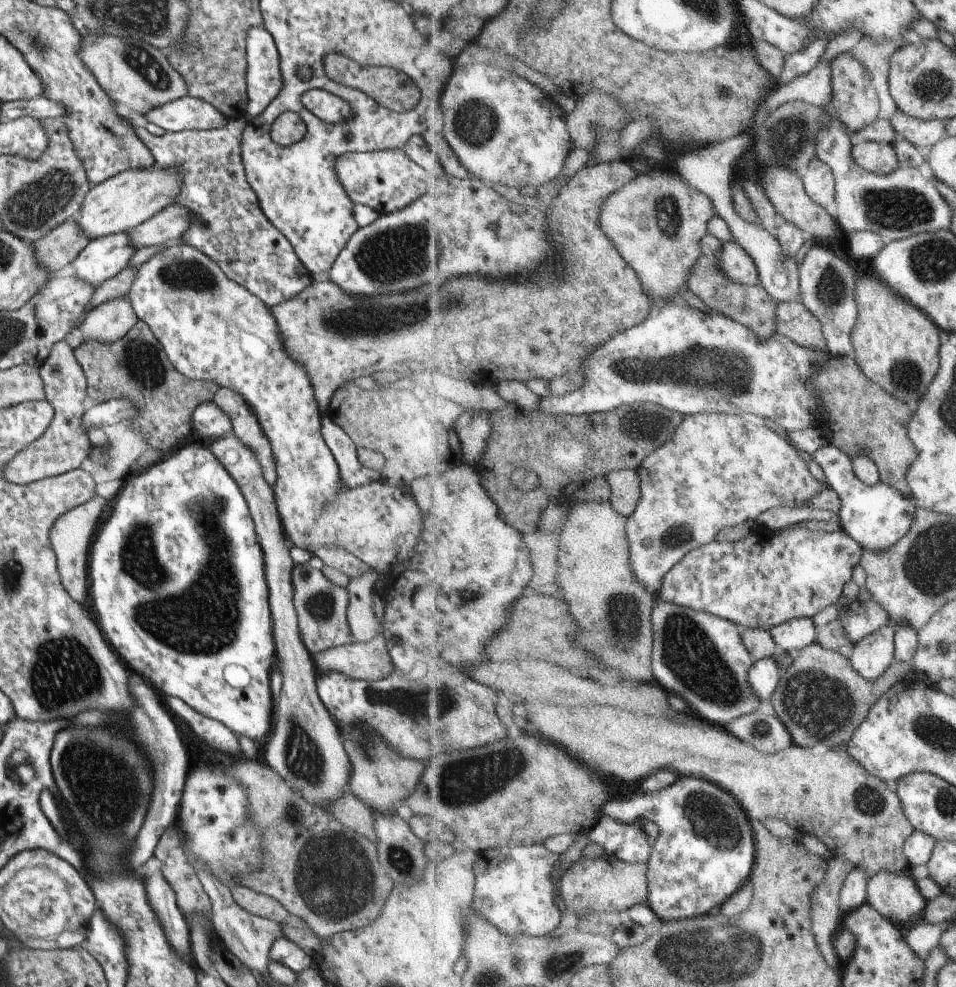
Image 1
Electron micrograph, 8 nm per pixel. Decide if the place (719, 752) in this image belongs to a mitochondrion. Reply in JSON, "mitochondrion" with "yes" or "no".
{"mitochondrion":"no"}

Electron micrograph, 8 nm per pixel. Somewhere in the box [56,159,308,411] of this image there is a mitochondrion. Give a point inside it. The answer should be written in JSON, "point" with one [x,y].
{"point":[141,362]}

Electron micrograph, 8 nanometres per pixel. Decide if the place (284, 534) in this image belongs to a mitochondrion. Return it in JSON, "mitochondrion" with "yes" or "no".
{"mitochondrion":"no"}

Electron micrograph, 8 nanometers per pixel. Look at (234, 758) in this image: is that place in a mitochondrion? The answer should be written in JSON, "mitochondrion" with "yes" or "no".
{"mitochondrion":"no"}

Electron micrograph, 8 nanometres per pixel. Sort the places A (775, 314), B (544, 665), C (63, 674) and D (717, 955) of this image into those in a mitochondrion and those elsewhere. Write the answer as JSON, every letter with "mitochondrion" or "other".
{"A":"other","B":"other","C":"mitochondrion","D":"mitochondrion"}

